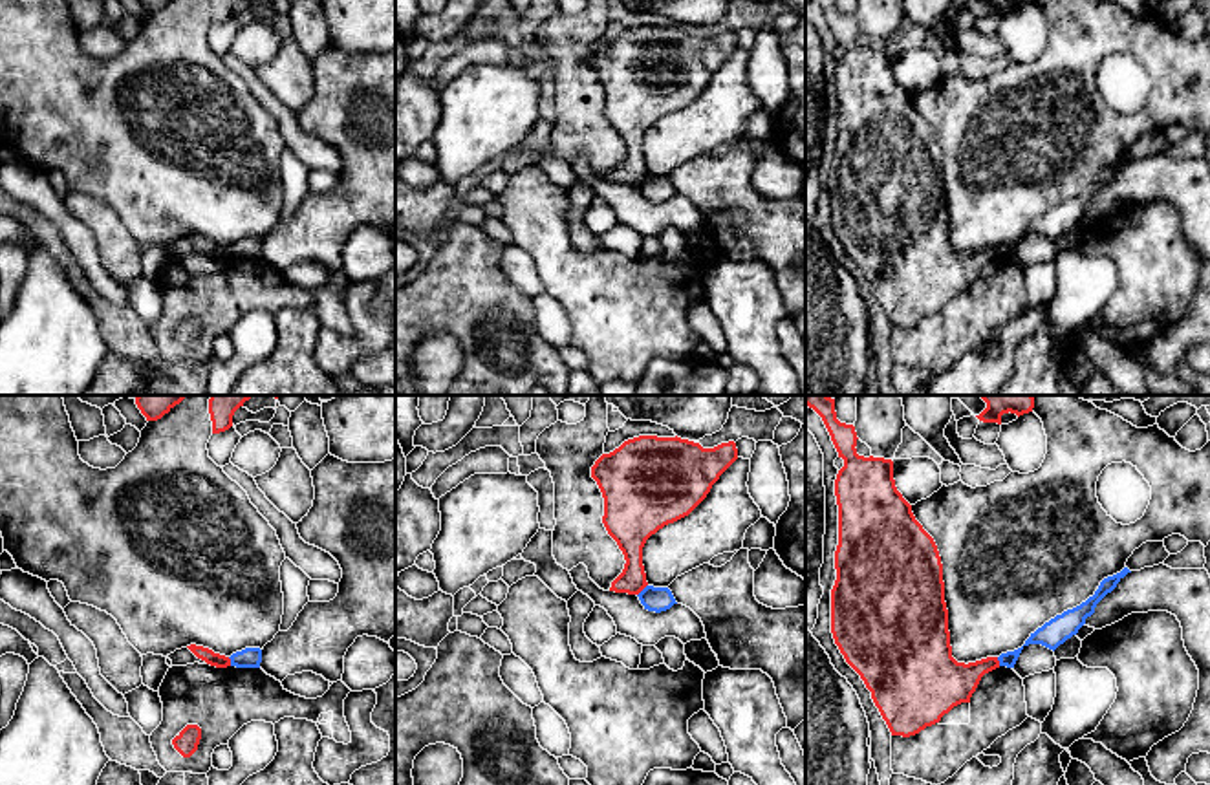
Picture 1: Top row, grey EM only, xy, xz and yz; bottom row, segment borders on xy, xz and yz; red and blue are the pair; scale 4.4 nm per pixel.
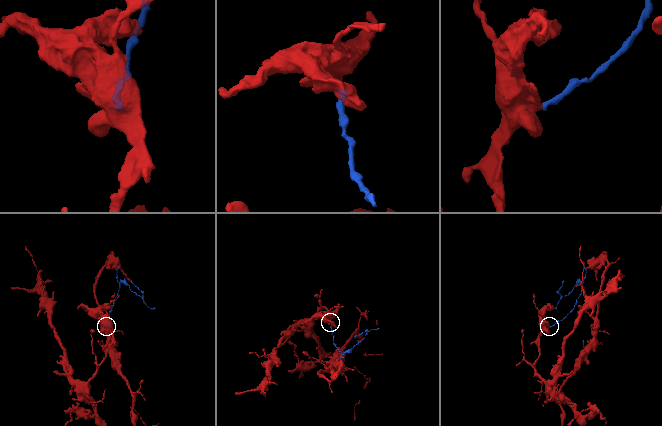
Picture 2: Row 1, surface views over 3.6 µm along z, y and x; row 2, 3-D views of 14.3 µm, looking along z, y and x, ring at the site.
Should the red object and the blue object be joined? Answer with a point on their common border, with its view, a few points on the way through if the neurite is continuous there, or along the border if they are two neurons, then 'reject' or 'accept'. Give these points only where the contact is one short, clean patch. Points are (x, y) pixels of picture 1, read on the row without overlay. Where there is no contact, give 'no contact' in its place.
xz (643, 178) | along xz (647, 174), (637, 185) | reject

